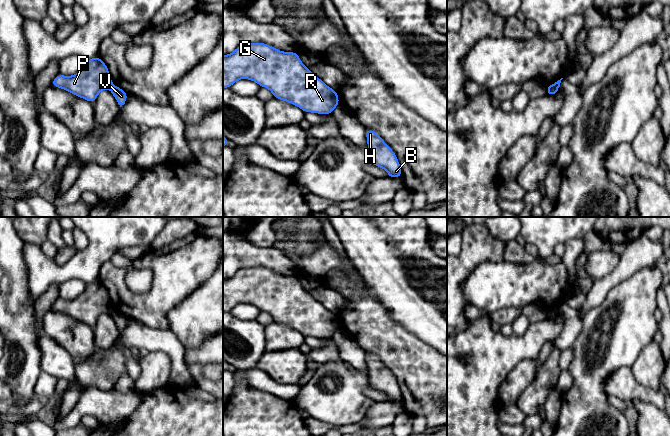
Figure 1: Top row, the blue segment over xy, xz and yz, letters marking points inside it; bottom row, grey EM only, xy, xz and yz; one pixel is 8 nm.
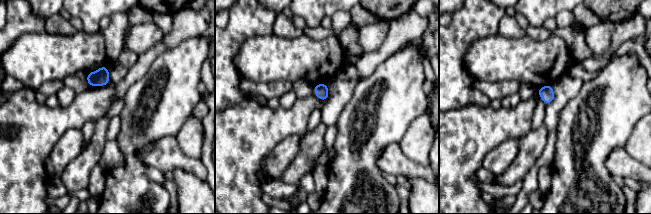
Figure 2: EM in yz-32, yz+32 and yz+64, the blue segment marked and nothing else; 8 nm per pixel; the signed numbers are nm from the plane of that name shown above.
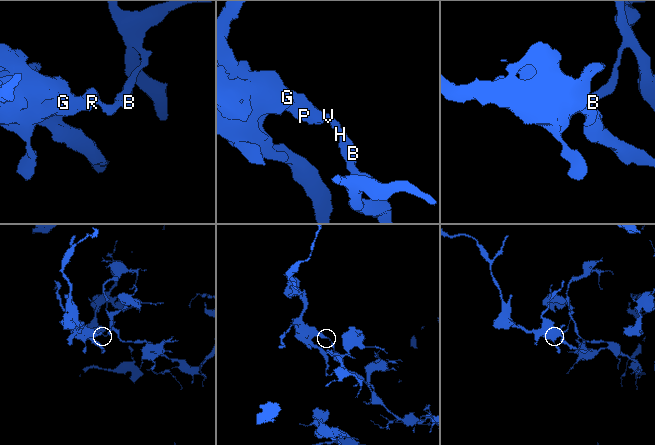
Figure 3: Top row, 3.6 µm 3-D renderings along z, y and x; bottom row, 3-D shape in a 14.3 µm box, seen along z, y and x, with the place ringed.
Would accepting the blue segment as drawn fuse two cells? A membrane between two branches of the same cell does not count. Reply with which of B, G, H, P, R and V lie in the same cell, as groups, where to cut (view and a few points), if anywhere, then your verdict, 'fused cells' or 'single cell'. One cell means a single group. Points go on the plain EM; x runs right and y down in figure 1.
groups B H V / G P R; cut xy (113, 308), (110, 313); fused cells

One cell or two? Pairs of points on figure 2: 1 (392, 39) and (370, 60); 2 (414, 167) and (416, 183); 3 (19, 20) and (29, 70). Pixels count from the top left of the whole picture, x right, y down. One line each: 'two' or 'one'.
1: one
2: two
3: two

